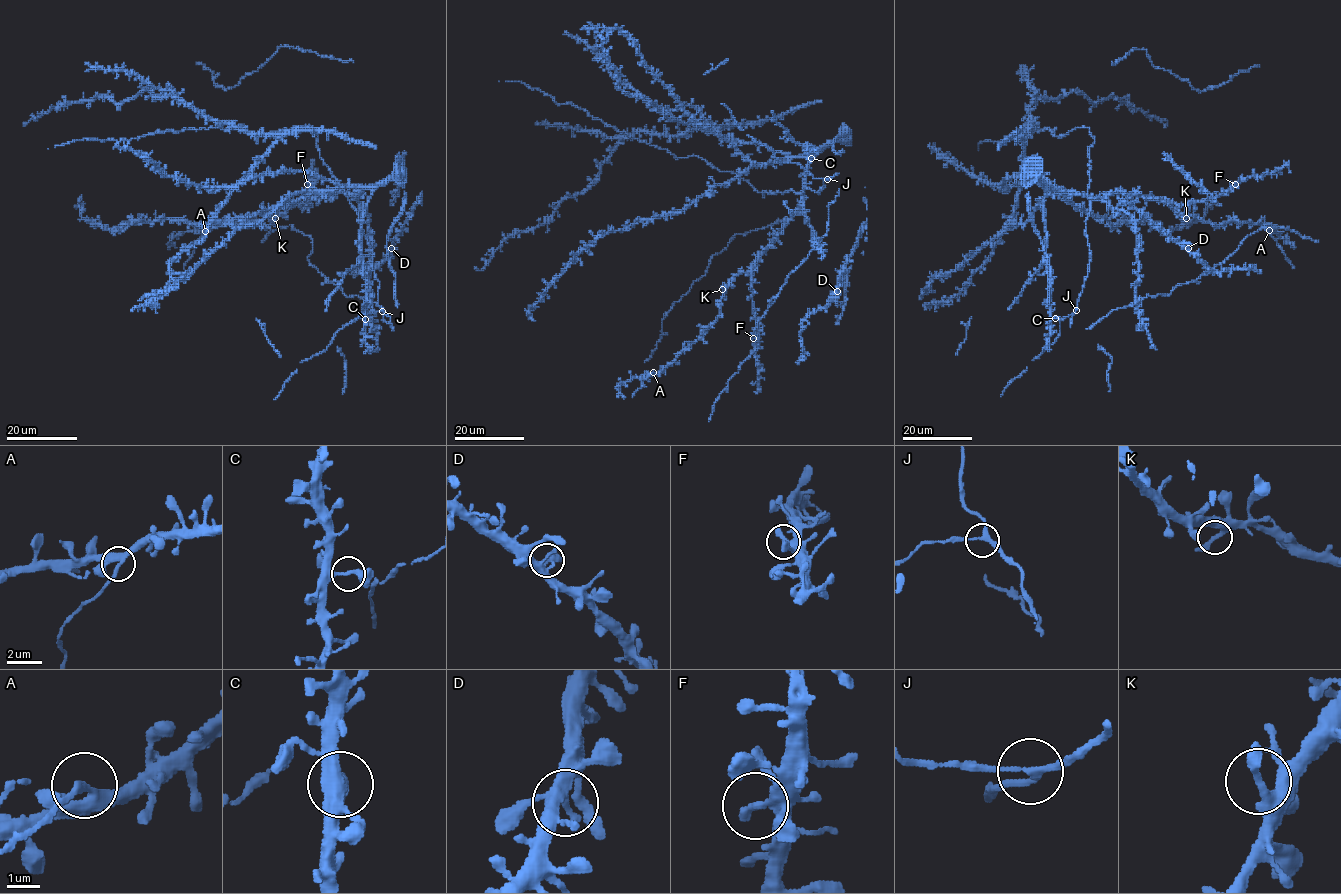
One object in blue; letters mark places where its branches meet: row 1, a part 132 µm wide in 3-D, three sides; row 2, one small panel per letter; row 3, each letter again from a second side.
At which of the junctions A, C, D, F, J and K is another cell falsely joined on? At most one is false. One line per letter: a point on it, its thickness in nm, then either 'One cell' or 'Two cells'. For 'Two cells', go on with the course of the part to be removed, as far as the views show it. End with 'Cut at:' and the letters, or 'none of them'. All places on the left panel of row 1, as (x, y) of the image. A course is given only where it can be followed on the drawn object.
A: Place: (205, 231). Thickness 280 nm. Two cells. Course of the part to remove: (205, 230), (194, 244), (194, 252), (183, 269)
C: Place: (365, 319). Thickness 300 nm. One cell
D: Place: (391, 248). Thickness 300 nm. One cell
F: Place: (307, 184). Thickness 240 nm. One cell
J: Place: (382, 311). Thickness 200 nm. One cell
K: Place: (275, 218). Thickness 280 nm. One cell
Cut at: A

